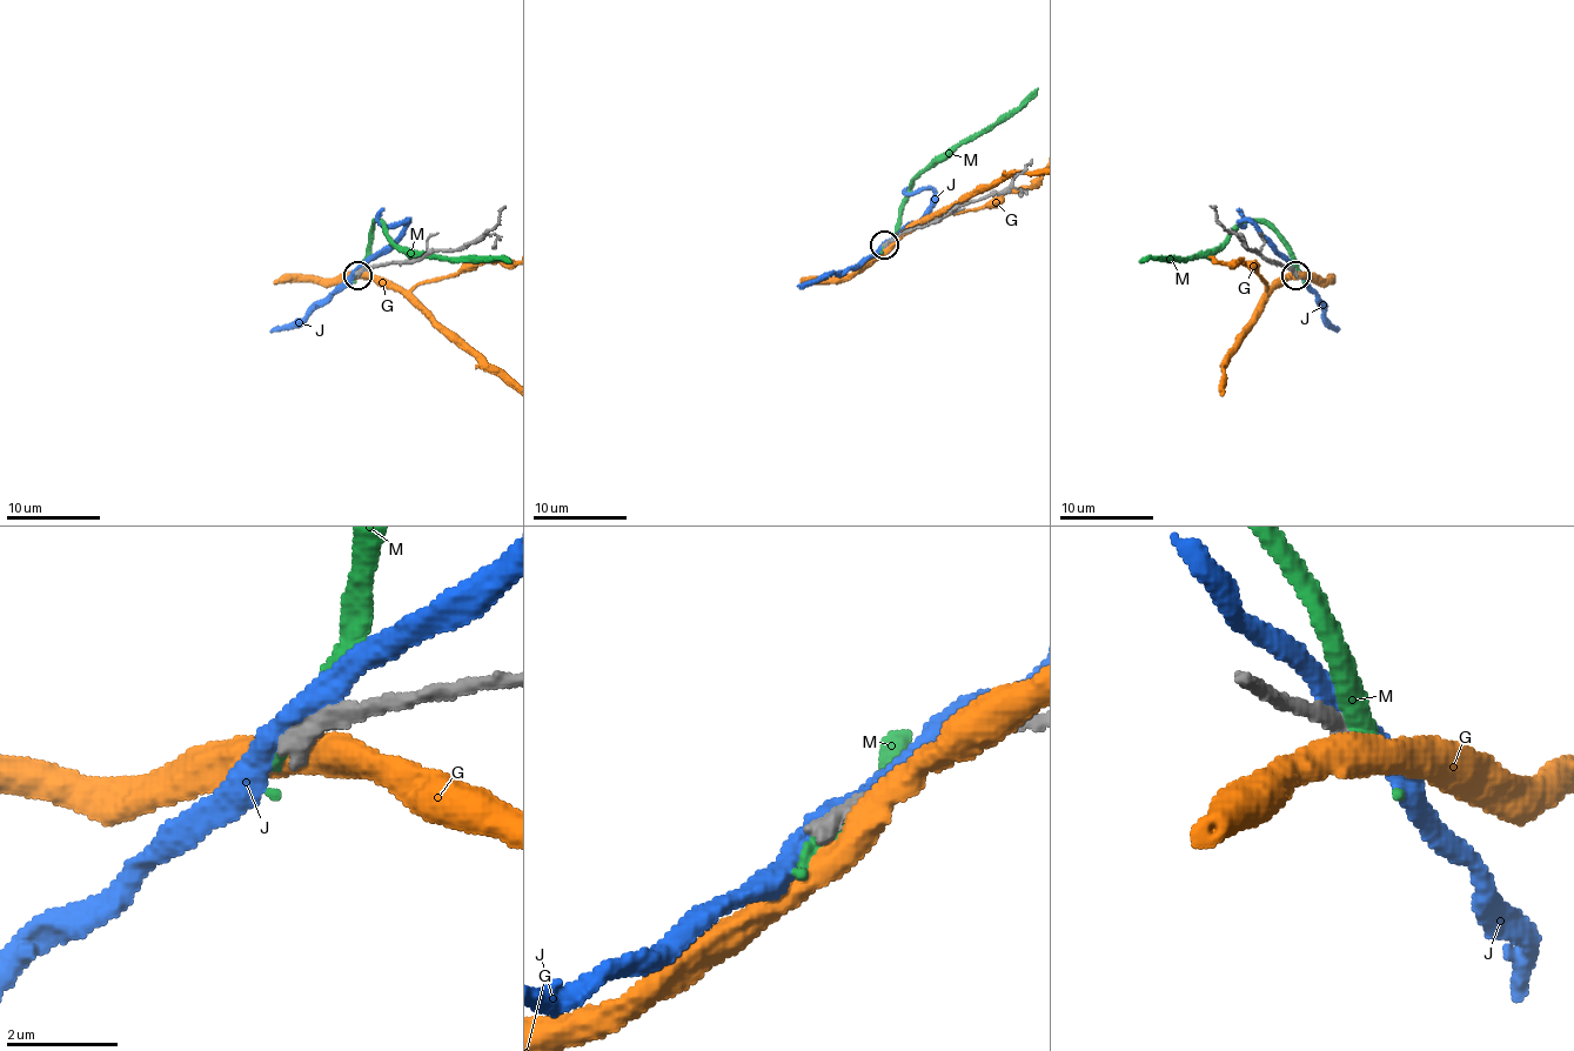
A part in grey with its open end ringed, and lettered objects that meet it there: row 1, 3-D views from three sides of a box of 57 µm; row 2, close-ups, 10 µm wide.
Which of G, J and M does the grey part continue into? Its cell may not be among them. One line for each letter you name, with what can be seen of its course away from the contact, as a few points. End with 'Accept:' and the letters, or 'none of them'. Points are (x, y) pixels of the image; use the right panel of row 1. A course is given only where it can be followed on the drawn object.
Accept: none of them

